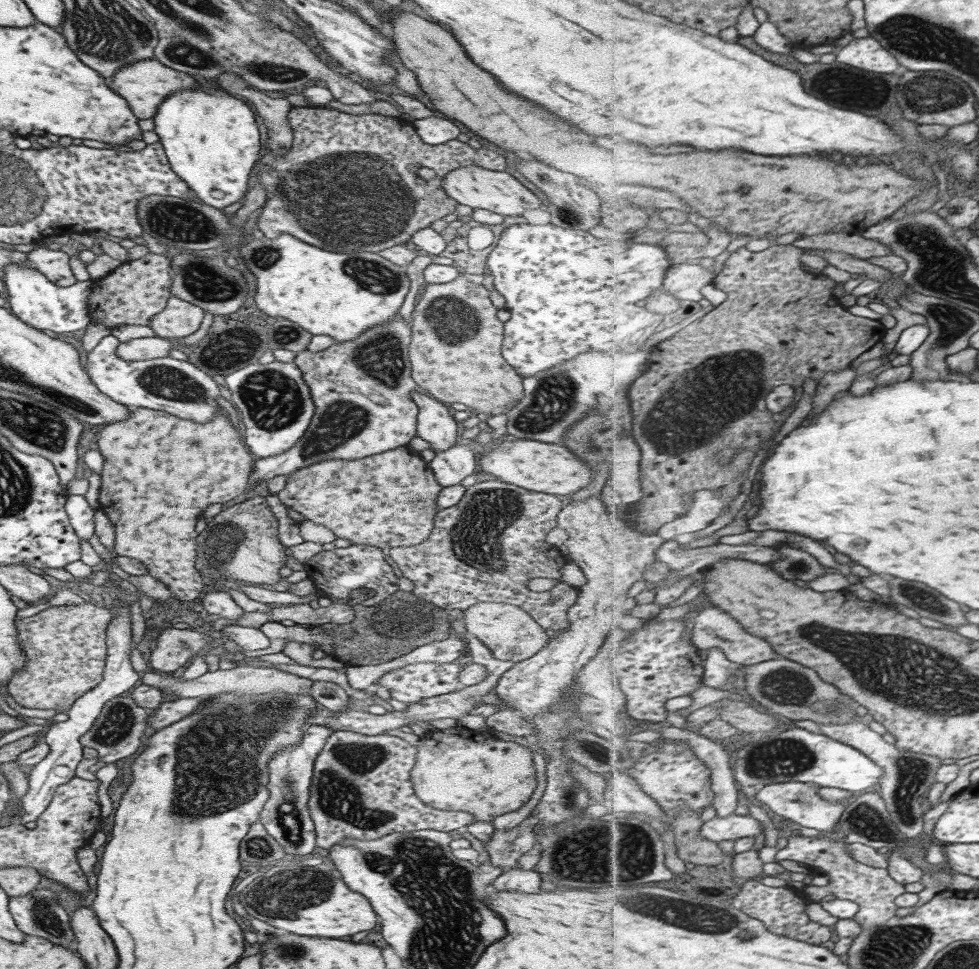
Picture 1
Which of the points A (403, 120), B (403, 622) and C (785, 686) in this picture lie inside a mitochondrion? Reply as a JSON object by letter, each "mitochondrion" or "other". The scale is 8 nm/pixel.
{"A":"other","B":"mitochondrion","C":"mitochondrion"}

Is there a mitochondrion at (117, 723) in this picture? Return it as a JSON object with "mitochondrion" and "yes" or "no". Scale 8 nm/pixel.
{"mitochondrion":"yes"}

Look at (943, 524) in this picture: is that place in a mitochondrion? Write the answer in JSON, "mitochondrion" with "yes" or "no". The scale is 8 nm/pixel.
{"mitochondrion":"no"}

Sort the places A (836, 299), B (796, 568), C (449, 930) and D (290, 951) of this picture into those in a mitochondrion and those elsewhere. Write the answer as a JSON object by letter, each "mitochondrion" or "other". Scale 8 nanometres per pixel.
{"A":"other","B":"mitochondrion","C":"mitochondrion","D":"mitochondrion"}

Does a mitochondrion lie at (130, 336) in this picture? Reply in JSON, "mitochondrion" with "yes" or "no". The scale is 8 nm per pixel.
{"mitochondrion":"no"}

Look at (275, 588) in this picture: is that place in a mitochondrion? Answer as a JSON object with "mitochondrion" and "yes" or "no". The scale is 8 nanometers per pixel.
{"mitochondrion":"no"}

